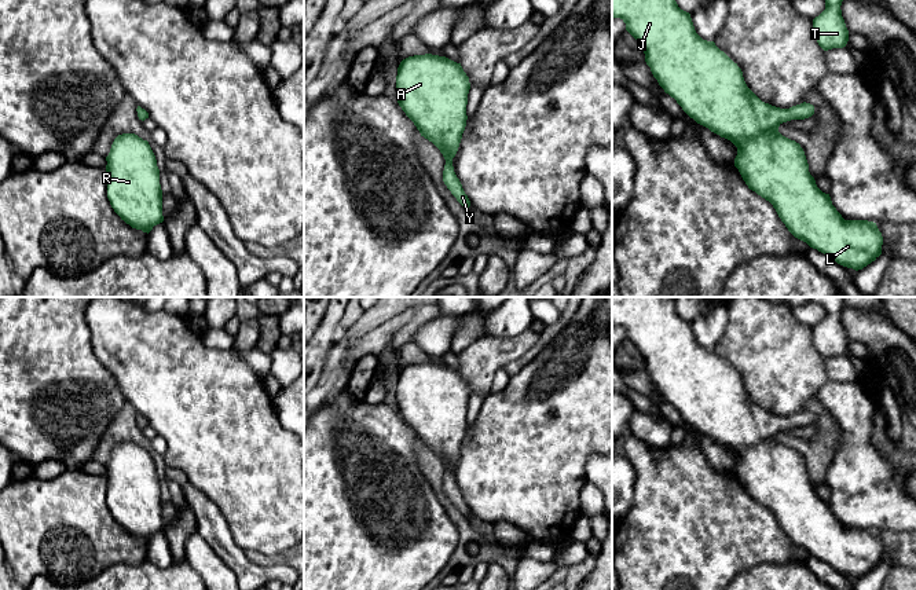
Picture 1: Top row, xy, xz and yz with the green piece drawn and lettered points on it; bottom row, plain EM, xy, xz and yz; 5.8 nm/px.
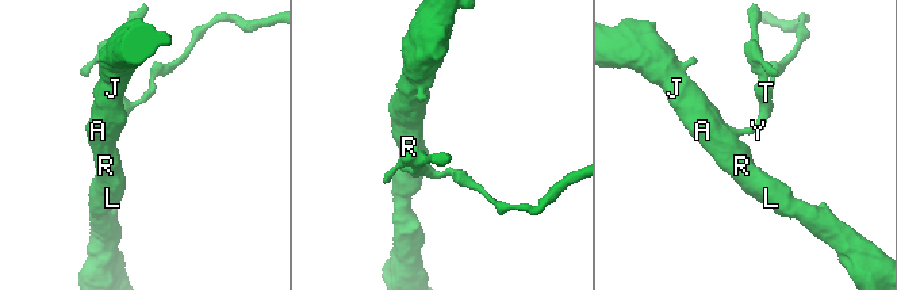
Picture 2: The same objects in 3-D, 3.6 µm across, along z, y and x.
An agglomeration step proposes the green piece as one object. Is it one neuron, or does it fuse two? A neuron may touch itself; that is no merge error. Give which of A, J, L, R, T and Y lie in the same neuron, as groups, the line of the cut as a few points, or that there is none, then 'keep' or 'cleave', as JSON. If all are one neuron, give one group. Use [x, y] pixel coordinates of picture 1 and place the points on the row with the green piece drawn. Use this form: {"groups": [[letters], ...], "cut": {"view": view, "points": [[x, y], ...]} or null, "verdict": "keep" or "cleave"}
{"groups": [["A", "J", "L", "R", "T", "Y"]], "cut": null, "verdict": "keep"}

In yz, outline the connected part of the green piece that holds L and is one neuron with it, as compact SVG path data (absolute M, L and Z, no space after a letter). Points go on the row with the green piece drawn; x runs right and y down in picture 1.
M612 0L612 17L626 23L626 30L641 44L645 62L659 85L677 100L682 110L697 124L730 140L737 147L734 166L750 190L769 201L788 231L810 248L829 256L838 264L862 270L882 254L883 237L876 223L844 220L832 205L829 194L822 193L809 172L803 149L783 136L778 127L791 120L805 120L814 114L814 106L800 103L780 109L762 102L745 84L743 72L714 41L703 40L695 30L690 14L681 10L675 0Z

